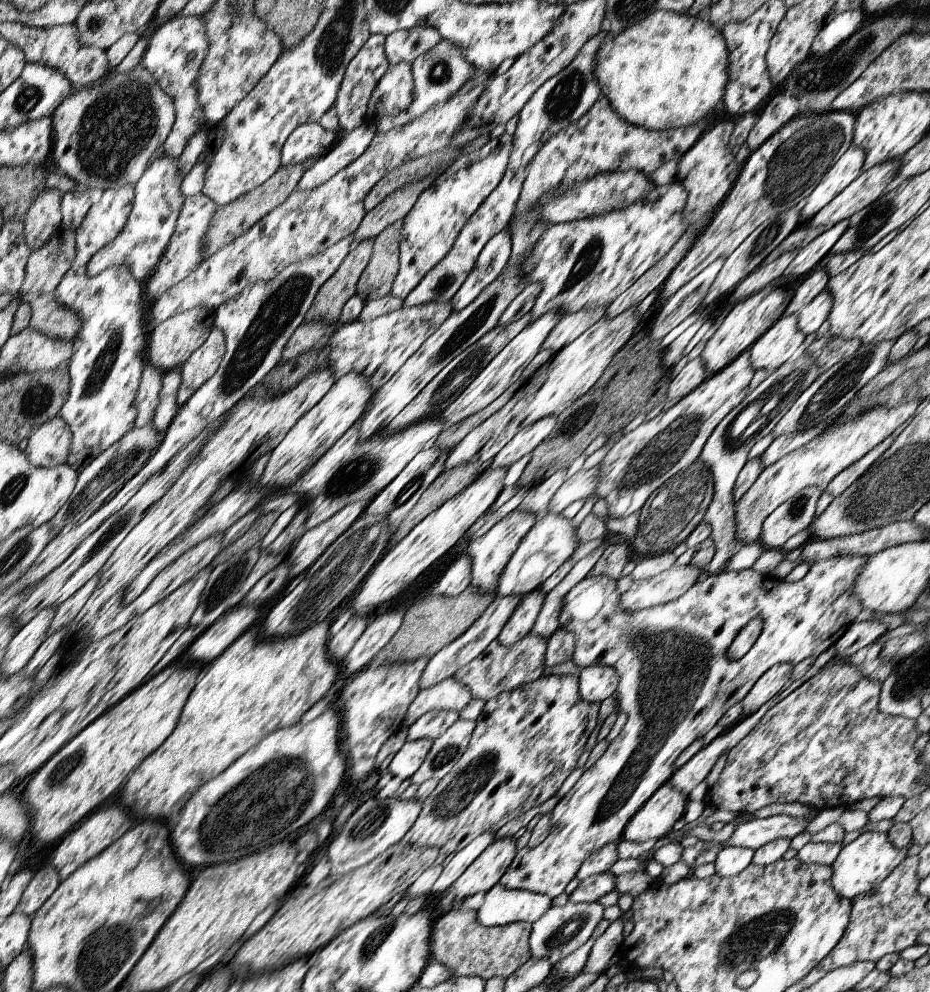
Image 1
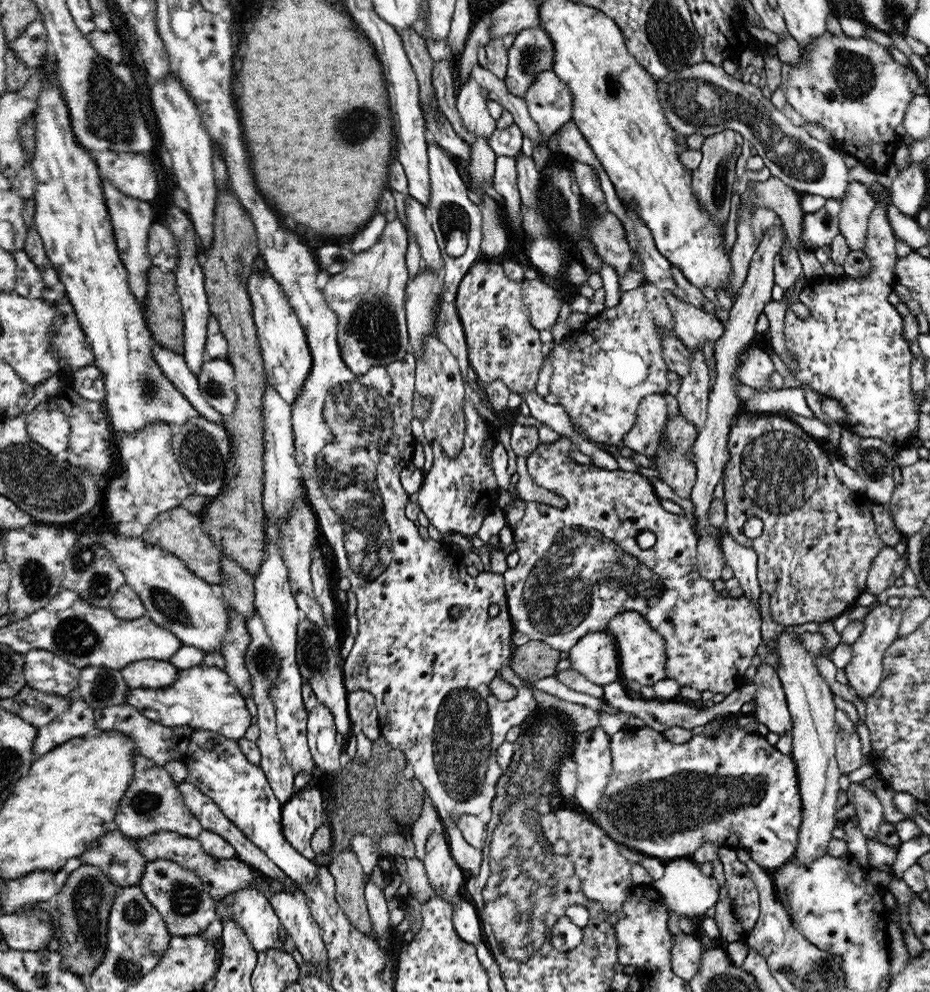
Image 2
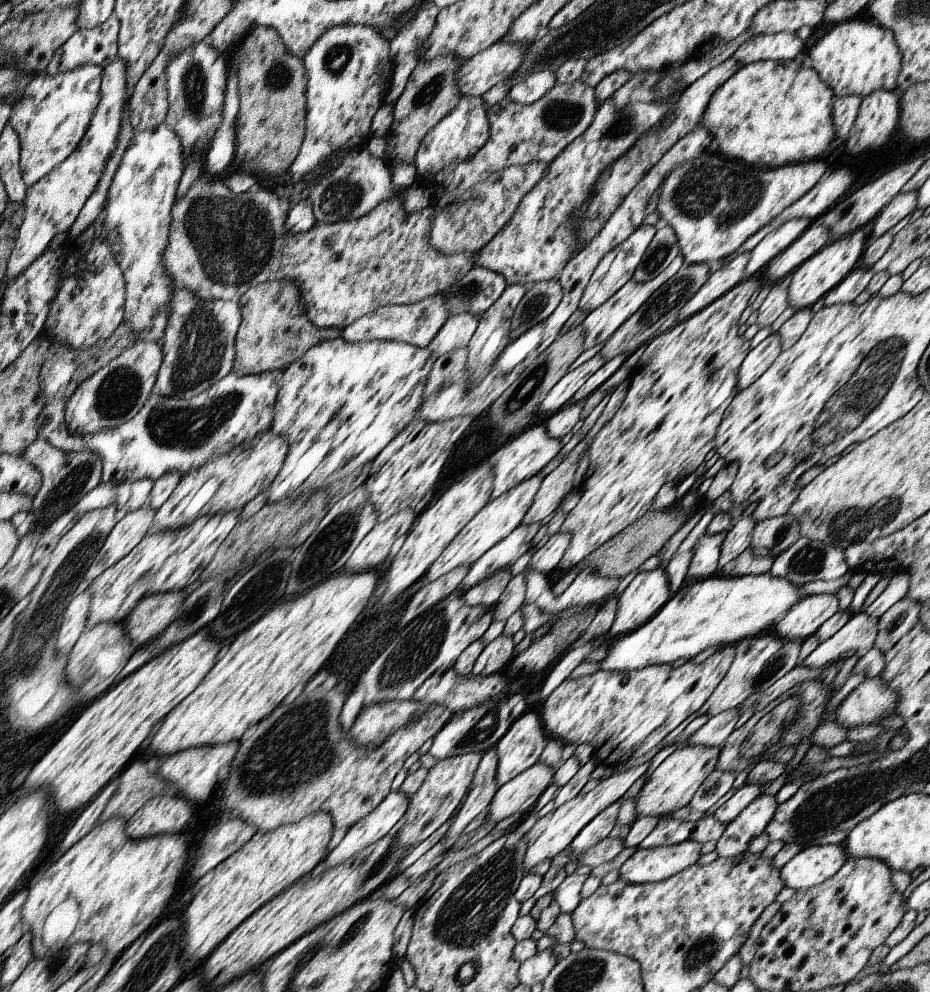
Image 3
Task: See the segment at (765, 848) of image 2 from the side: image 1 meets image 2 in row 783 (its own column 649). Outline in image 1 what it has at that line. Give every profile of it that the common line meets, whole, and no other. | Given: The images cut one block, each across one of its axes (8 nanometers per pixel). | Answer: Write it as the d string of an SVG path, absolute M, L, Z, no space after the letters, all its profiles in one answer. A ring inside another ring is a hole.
M839 556L813 564L809 572L799 582L775 580L775 576L765 576L753 570L721 572L711 574L703 582L693 582L681 598L665 602L661 606L643 610L641 614L625 614L617 610L617 582L607 574L587 576L565 596L559 626L563 630L575 632L577 642L573 650L573 664L577 668L603 664L615 670L619 676L615 698L617 712L627 714L627 722L619 736L607 746L607 750L579 776L571 790L555 804L551 832L539 846L525 846L517 852L515 862L509 866L503 884L513 890L529 890L535 894L547 894L557 898L565 892L569 880L577 876L581 866L597 850L609 846L609 842L619 842L625 834L625 824L643 806L643 802L663 784L673 778L673 762L677 756L695 740L703 738L719 718L737 702L743 702L753 686L777 664L791 662L793 666L809 656L831 654L835 642L849 630L855 616L863 610L861 600L853 596L853 582L857 582L857 572L865 566L865 558L859 556ZM753 618L761 620L761 630L749 652L735 660L727 658L727 650L739 630Z

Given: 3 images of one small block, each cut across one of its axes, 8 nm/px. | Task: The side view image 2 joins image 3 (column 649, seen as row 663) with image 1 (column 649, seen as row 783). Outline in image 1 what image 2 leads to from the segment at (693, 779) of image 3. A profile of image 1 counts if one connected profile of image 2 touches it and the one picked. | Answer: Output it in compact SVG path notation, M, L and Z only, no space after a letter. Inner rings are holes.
M665 782L665 786L645 802L645 810L625 826L623 840L643 844L665 838L671 832L671 826L683 816L687 798L689 796L685 796L685 792L679 792Z

